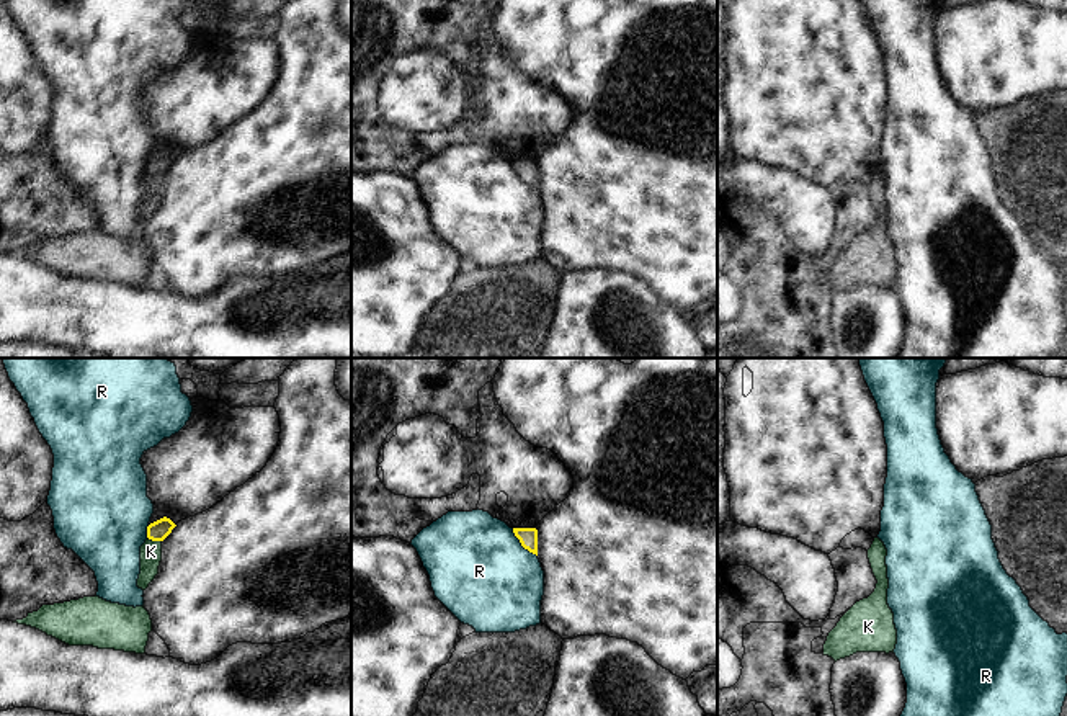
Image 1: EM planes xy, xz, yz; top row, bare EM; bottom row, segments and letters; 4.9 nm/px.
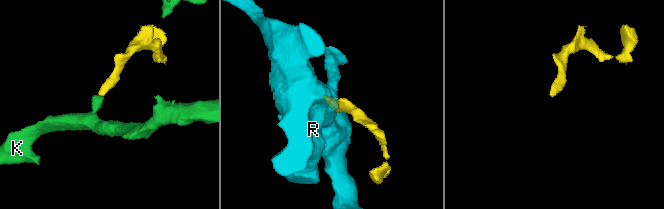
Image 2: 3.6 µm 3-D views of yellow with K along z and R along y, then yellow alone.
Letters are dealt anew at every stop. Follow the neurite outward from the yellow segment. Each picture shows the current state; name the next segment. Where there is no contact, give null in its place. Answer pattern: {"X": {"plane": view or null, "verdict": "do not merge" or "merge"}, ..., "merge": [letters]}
{"K": {"plane": "xy", "verdict": "do not merge"}, "R": {"plane": "xz", "verdict": "do not merge"}, "merge": []}

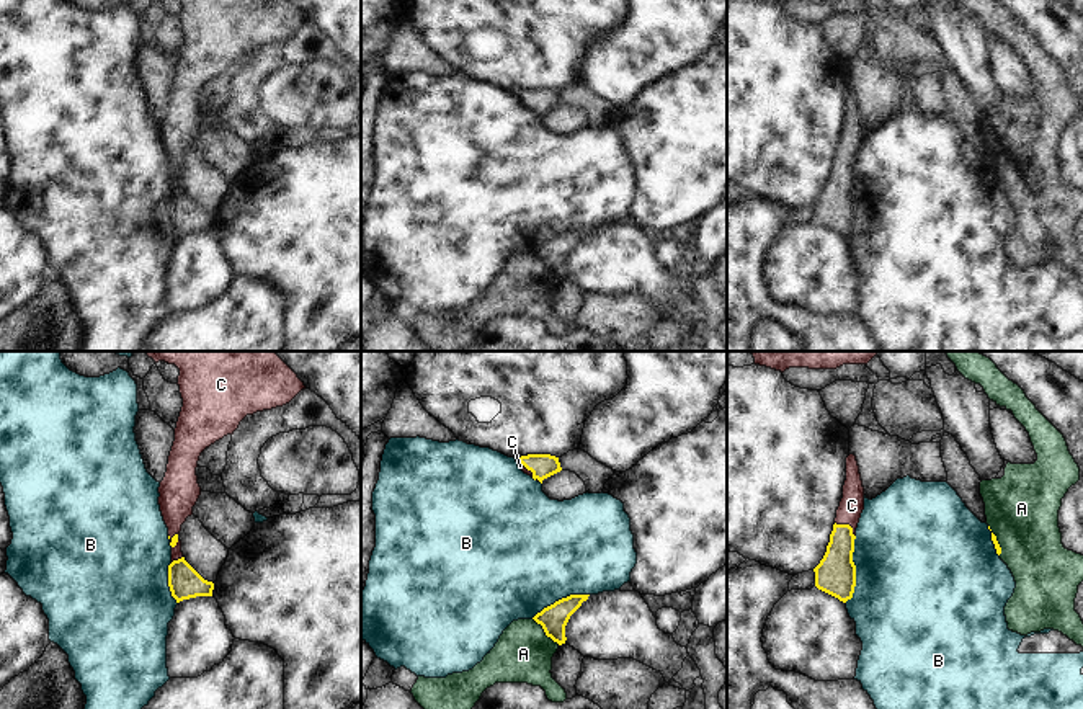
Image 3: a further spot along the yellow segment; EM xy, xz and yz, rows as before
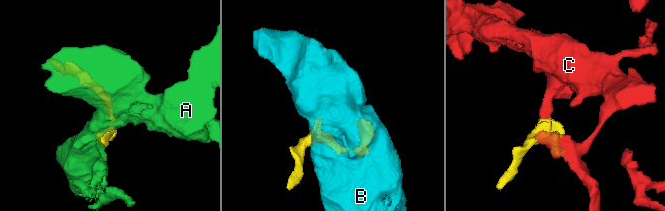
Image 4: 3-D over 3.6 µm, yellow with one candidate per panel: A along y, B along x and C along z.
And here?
{"A": {"plane": "xz", "verdict": "do not merge"}, "B": {"plane": "yz", "verdict": "do not merge"}, "C": {"plane": "yz", "verdict": "merge"}, "merge": ["C"]}

